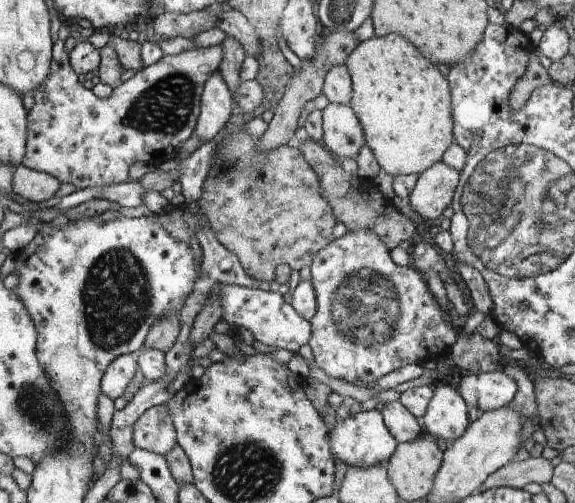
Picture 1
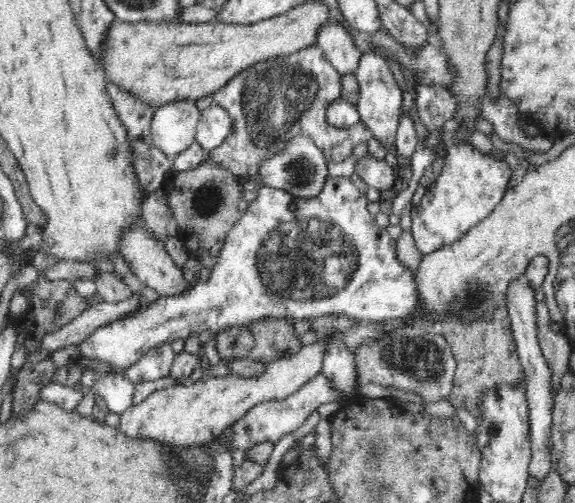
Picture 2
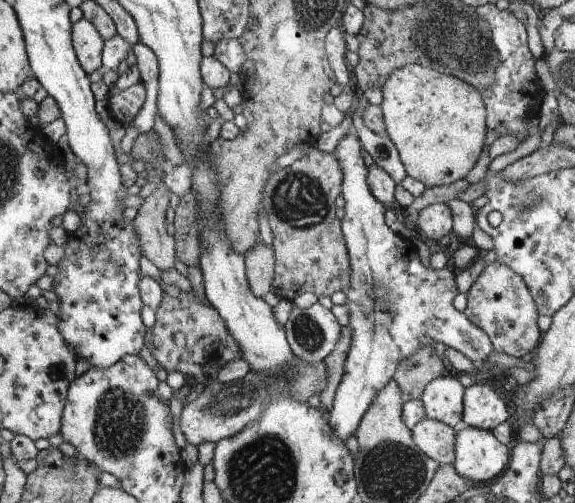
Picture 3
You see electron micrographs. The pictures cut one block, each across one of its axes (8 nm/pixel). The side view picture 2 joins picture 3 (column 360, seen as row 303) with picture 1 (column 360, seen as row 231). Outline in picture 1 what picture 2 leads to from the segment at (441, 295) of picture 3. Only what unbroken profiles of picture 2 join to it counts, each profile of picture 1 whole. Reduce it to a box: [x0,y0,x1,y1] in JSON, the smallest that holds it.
[309,229,454,388]

